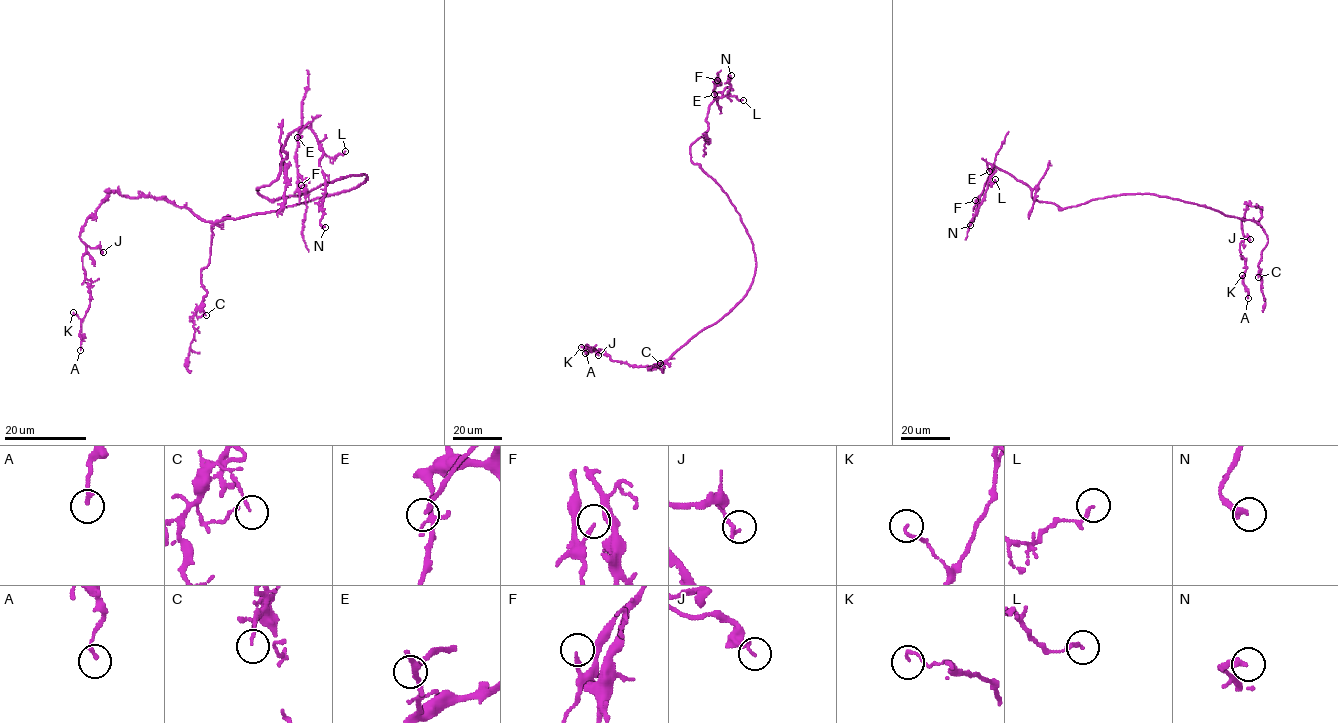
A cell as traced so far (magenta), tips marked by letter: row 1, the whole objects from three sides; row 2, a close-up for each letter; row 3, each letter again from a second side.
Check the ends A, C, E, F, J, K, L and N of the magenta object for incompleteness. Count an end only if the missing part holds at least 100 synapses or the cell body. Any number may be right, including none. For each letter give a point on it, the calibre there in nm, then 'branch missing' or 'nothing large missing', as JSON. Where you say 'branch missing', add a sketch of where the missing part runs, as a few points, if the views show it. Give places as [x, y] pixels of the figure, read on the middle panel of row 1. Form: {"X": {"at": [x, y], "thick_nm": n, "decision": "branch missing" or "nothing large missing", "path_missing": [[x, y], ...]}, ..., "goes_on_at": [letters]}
{"A": {"at": [585, 353], "thick_nm": 170, "decision": "nothing large missing"}, "C": {"at": [660, 363], "thick_nm": 100, "decision": "nothing large missing"}, "E": {"at": [714, 94], "thick_nm": 130, "decision": "branch missing"}, "F": {"at": [717, 80], "thick_nm": 160, "decision": "nothing large missing"}, "J": {"at": [598, 355], "thick_nm": 130, "decision": "nothing large missing"}, "K": {"at": [581, 347], "thick_nm": 110, "decision": "nothing large missing"}, "L": {"at": [743, 100], "thick_nm": 150, "decision": "nothing large missing"}, "N": {"at": [731, 75], "thick_nm": 300, "decision": "nothing large missing"}, "goes_on_at": ["E"]}

